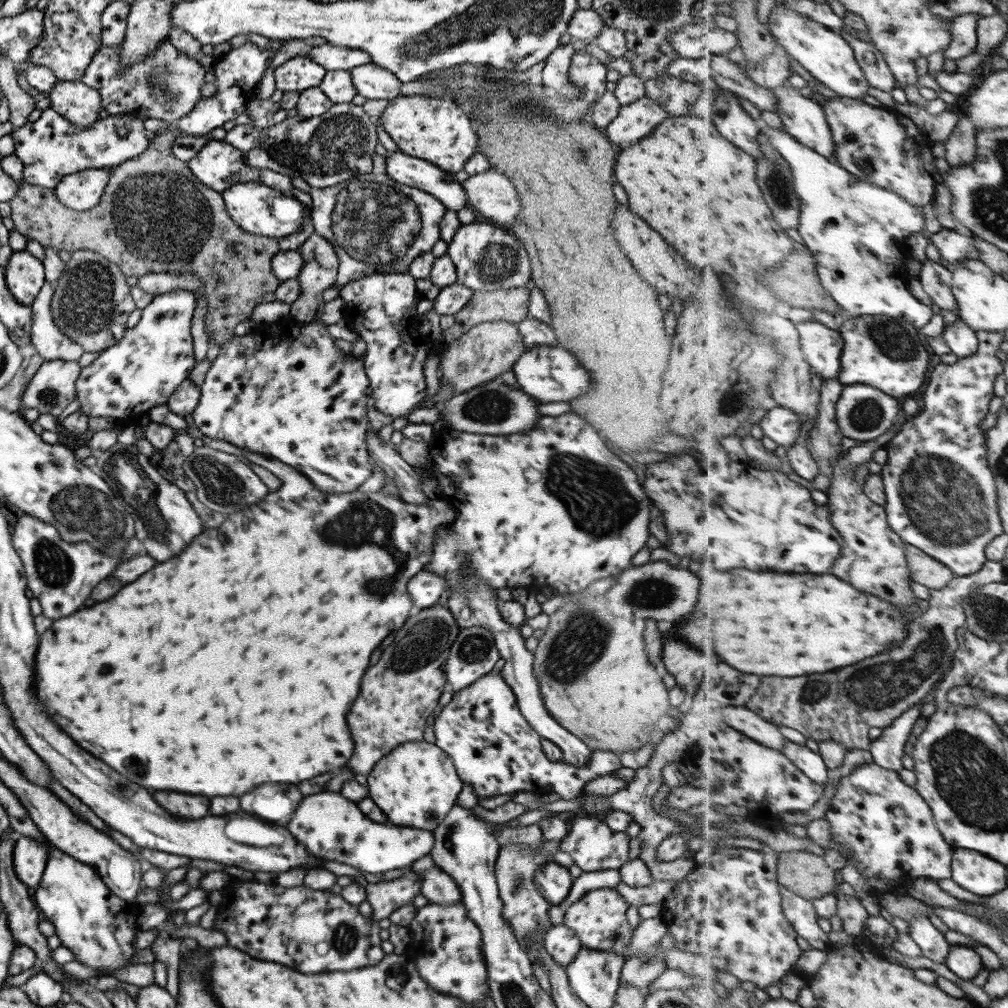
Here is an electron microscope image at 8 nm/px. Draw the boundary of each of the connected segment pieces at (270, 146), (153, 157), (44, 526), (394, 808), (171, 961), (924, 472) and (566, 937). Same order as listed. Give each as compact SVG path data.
M347 103L331 104L331 108L321 114L321 116L305 118L291 113L281 122L266 127L262 143L257 148L251 148L245 152L245 162L257 168L265 168L279 172L279 174L291 174L299 176L310 188L327 188L337 184L337 172L343 174L341 180L349 180L355 174L373 172L371 160L373 148L379 141L377 140L376 126L379 124L376 118L368 116L363 112L361 106Z
M174 126L163 129L157 135L151 135L149 145L141 154L110 168L99 202L86 211L76 211L61 204L53 189L27 184L21 180L15 197L7 201L10 206L9 218L14 230L26 240L37 240L43 250L49 247L68 253L75 250L93 251L117 265L125 277L137 278L148 273L181 275L182 272L189 272L198 279L194 296L207 303L203 319L204 333L217 346L221 346L233 338L234 326L245 318L249 319L253 308L263 303L263 296L273 293L280 283L270 270L273 255L278 251L278 238L245 232L231 220L221 193L201 184L191 174L186 162L173 157L171 142L180 135L180 130Z
M19 514L13 524L10 542L23 564L26 588L31 590L32 598L38 600L42 610L40 614L52 621L77 610L87 600L91 589L99 581L109 577L121 560L137 556L141 550L139 540L128 536L123 551L109 557L85 542L69 544L63 541L51 523L25 514Z
M425 741L397 745L371 768L367 776L367 796L385 816L386 823L398 827L433 830L456 804L462 783L449 756Z
M157 933L155 941L151 944L150 950L153 953L154 960L157 962L163 962L166 970L166 982L164 986L165 990L169 992L169 996L174 999L177 996L177 968L179 968L179 950L180 946L176 945L176 941L172 940L172 937L168 937L167 934Z
M979 331L978 338L980 341L979 350L977 354L972 357L958 359L955 364L947 365L936 362L933 372L931 372L931 380L927 384L927 388L923 394L923 410L917 412L913 417L907 418L900 427L896 435L885 444L885 450L888 452L887 463L881 470L884 478L884 485L887 494L887 516L891 527L895 529L902 536L902 539L912 546L922 549L925 553L934 556L935 559L943 561L943 564L953 569L957 577L975 575L986 566L989 557L986 555L987 546L997 538L1006 534L1003 526L1002 516L999 514L999 495L997 492L997 479L993 475L993 469L987 459L987 450L989 450L989 443L987 443L987 430L981 428L981 422L989 415L989 404L995 398L995 390L993 384L997 380L999 374L1003 374L1003 364L997 358L997 350L999 346L1005 341L1005 334L999 332Z
M559 925L550 926L546 930L543 936L543 947L557 966L565 968L575 958L575 954L582 946L571 928Z

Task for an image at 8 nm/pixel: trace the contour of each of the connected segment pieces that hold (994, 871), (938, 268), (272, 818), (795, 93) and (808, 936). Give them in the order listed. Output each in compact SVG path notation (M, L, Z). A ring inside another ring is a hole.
M967 848L955 850L952 874L952 880L959 887L969 890L970 893L979 894L979 896L993 896L1007 888L1007 866L1003 866L997 860L991 860L979 852L967 852Z
M925 260L919 273L918 278L932 303L941 310L951 310L960 316L961 311L952 292L954 272L939 262Z
M261 784L259 788L253 790L253 794L243 794L239 796L239 806L245 812L251 812L251 802L253 802L253 812L269 822L275 824L287 824L295 812L295 804L287 798L287 794L275 792L269 784Z
M781 85L773 88L773 92L779 98L776 114L782 121L783 129L828 159L837 158L833 132L823 106L803 96L799 89Z
M780 886L780 895L783 898L783 912L786 913L787 920L793 924L798 934L808 941L813 949L828 949L826 944L830 943L827 933L821 930L817 922L819 914L815 910L815 904L802 896L797 896L785 886Z

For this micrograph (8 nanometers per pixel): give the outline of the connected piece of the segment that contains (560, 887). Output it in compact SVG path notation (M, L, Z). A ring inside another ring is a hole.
M552 860L541 864L535 870L537 891L543 899L552 905L558 905L567 896L572 884L572 878L567 869Z

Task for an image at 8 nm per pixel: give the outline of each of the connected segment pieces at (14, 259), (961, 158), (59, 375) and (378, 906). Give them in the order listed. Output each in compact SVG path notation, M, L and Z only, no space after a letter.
M25 249L12 252L4 266L4 280L15 301L29 306L45 282L42 262Z
M962 116L951 136L945 141L945 159L950 165L967 166L979 159L976 134L973 122L967 116Z
M43 361L35 370L20 397L22 410L35 408L40 414L56 417L74 400L75 379L79 377L75 361Z
M409 870L397 880L367 884L364 887L366 901L371 906L373 921L387 918L393 910L411 903L414 896L420 894L420 883L413 871Z

